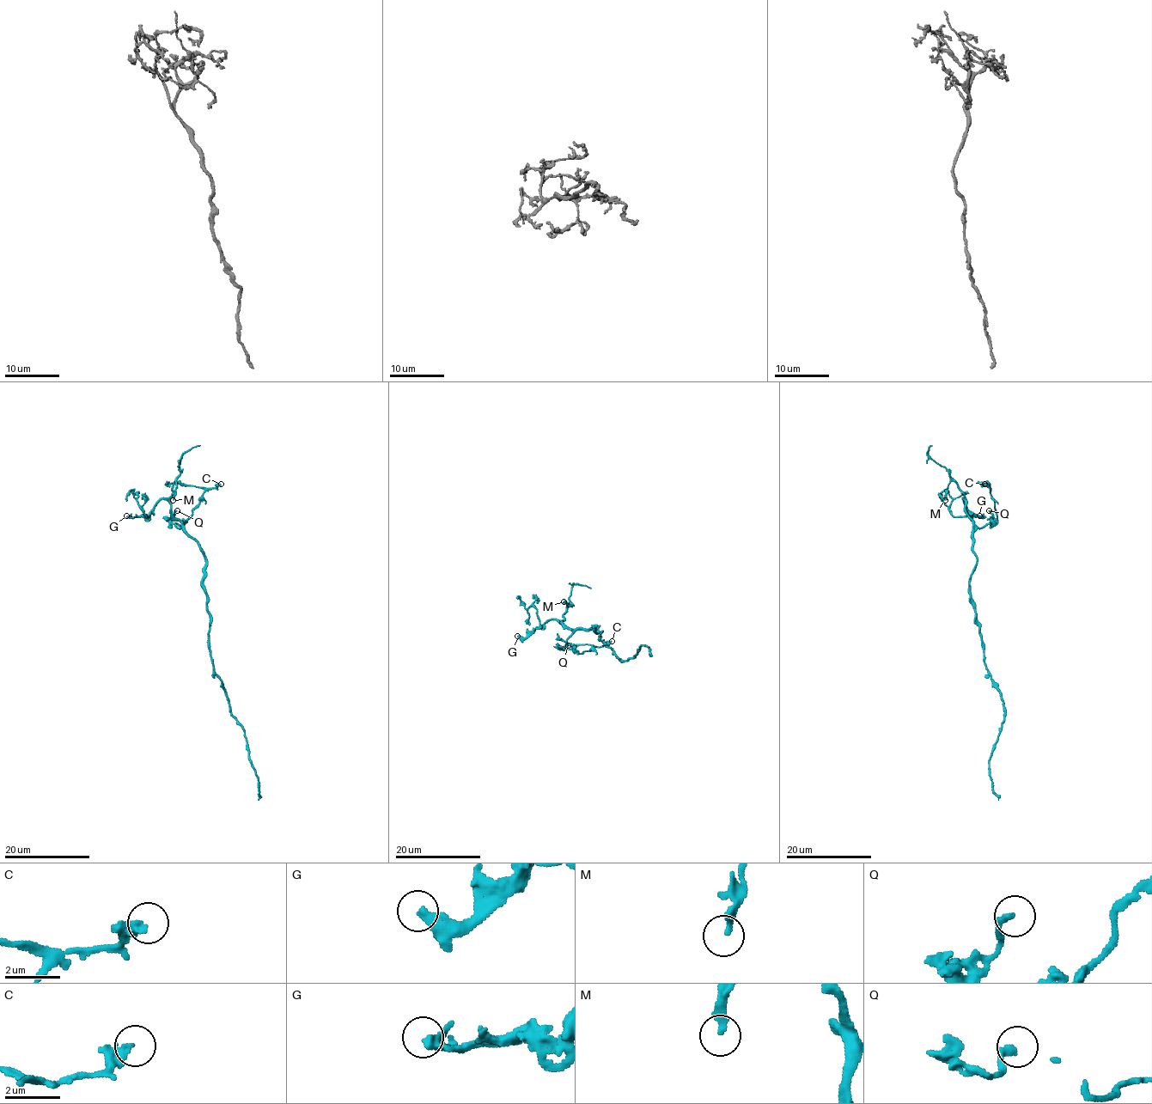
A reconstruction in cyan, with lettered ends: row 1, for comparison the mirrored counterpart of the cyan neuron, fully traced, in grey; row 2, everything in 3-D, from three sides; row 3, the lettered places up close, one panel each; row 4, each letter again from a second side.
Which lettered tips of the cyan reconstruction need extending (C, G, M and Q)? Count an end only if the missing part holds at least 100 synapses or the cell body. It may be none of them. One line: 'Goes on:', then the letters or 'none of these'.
Goes on: G

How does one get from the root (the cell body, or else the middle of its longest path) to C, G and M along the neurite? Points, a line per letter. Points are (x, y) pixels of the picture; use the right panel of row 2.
C: (974, 608), (969, 590), (970, 576), (976, 564), (973, 533), (993, 524), (996, 518), (994, 500), (984, 484)
G: (974, 608), (969, 590), (970, 576), (976, 564), (973, 521), (966, 513), (963, 499), (966, 509), (979, 515)
M: (974, 608), (969, 590), (970, 576), (976, 564), (973, 521), (966, 513), (963, 492), (953, 480), (945, 500)

